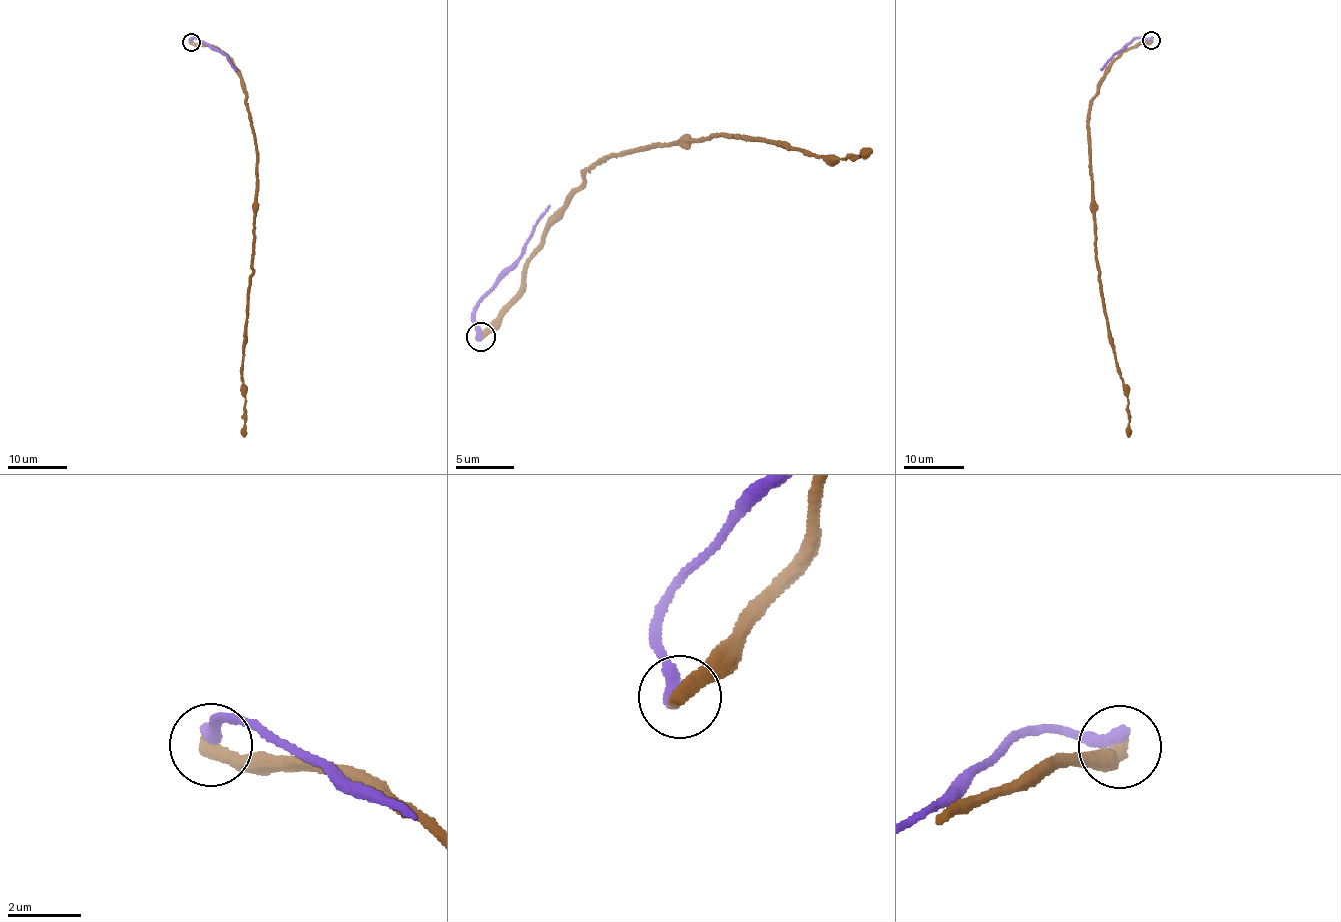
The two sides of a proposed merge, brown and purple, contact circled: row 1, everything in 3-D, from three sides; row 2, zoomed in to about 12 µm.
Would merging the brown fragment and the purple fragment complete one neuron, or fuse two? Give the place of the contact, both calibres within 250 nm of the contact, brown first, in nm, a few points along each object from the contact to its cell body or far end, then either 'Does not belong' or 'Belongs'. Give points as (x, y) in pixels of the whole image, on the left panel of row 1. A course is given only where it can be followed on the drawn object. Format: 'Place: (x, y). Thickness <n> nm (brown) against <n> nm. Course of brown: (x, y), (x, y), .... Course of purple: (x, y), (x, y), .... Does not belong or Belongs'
Place: (191, 42). Thickness 440 nm (brown) against 420 nm. Course of brown: (191, 42), (207, 44), (221, 50), (240, 76), (257, 155), (254, 250), (241, 366), (244, 437). Course of purple: (191, 41), (195, 37), (221, 52), (237, 70). Does not belong

